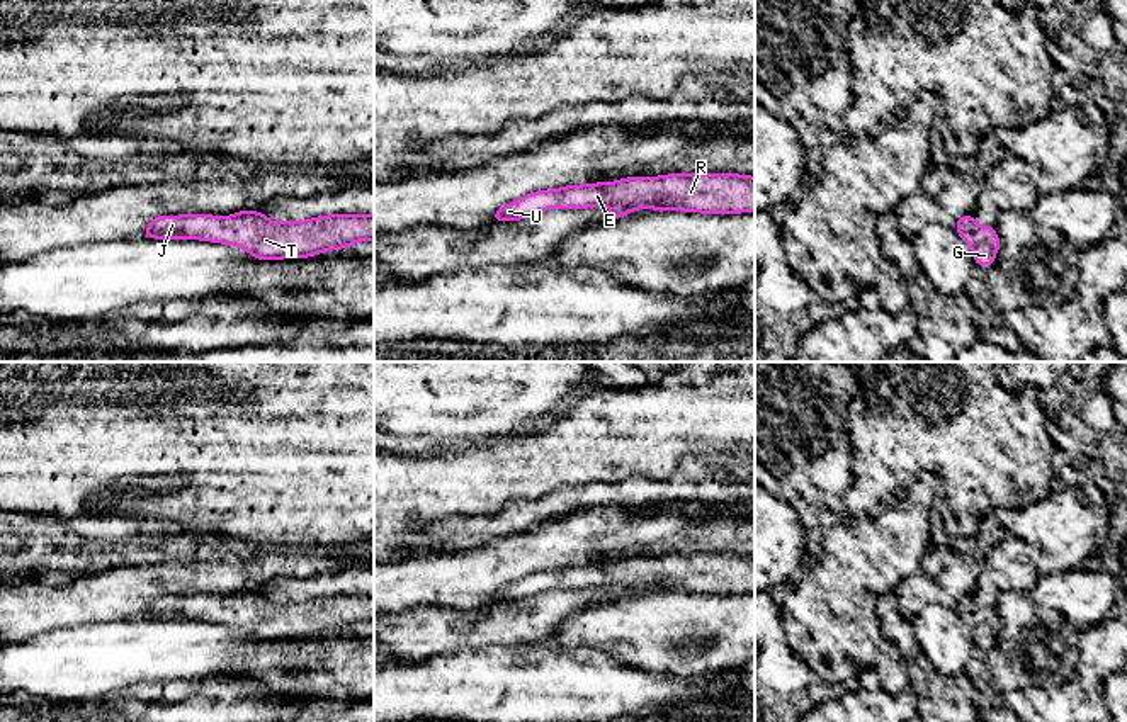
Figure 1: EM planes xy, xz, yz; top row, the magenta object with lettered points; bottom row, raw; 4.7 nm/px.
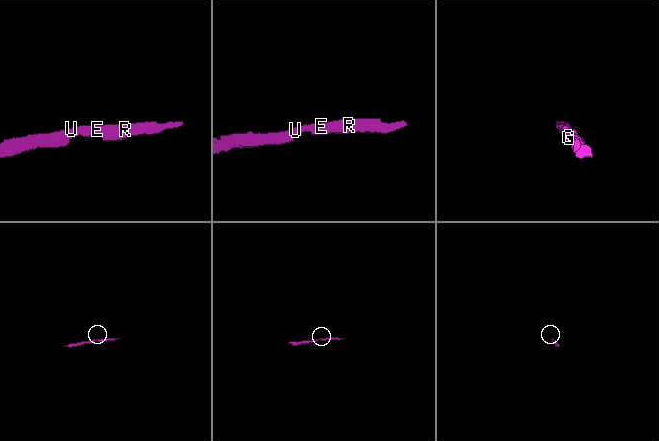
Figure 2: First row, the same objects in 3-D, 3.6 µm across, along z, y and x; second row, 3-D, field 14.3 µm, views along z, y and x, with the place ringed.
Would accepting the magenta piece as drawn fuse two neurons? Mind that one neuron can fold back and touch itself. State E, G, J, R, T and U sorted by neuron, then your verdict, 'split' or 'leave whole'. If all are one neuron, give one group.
groups E G J R T U; leave whole

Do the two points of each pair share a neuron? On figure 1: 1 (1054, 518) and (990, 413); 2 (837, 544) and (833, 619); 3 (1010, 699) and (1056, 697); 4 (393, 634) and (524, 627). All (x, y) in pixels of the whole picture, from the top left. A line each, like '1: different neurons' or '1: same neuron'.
1: different neurons
2: same neuron
3: same neuron
4: same neuron

